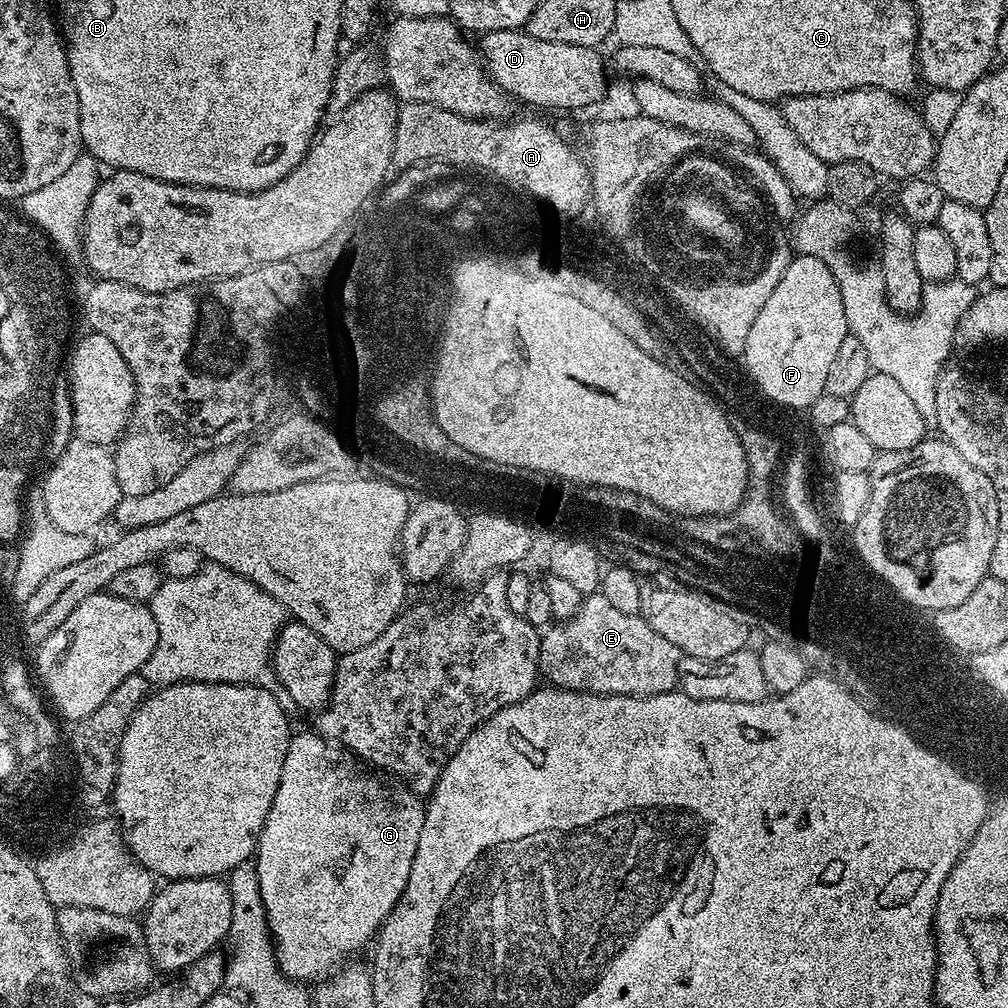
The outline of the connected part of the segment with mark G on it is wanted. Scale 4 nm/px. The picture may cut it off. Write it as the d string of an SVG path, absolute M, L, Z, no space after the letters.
M309 730L309 732L300 732L297 736L295 733L289 739L286 762L282 762L282 778L278 782L274 802L270 802L270 814L266 814L266 822L260 832L260 840L256 844L254 853L258 886L261 887L261 898L268 918L268 926L271 928L270 936L275 943L276 966L289 980L323 981L325 978L339 973L342 965L353 959L351 956L355 952L360 952L368 943L368 947L373 943L374 937L384 924L384 919L391 914L392 907L398 903L400 896L406 890L406 882L410 878L410 866L414 862L414 854L418 850L418 838L422 834L425 807L425 801L415 792L411 792L399 782L393 782L391 779L369 770L347 748L340 747L334 740L327 740L319 732Z

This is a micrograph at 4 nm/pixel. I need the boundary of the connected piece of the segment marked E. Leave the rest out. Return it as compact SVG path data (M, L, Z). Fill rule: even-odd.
M598 590L585 595L580 601L579 610L572 615L569 620L562 620L553 623L541 635L540 638L540 663L539 671L542 673L549 685L557 688L569 688L575 692L598 692L602 696L653 696L654 694L662 694L663 692L673 691L680 683L680 657L681 653L678 646L674 646L674 642L662 638L662 634L658 634L658 630L654 630L654 626L650 626L645 622L643 616L635 616L634 614L625 614L622 610L617 610L612 603L607 600Z

